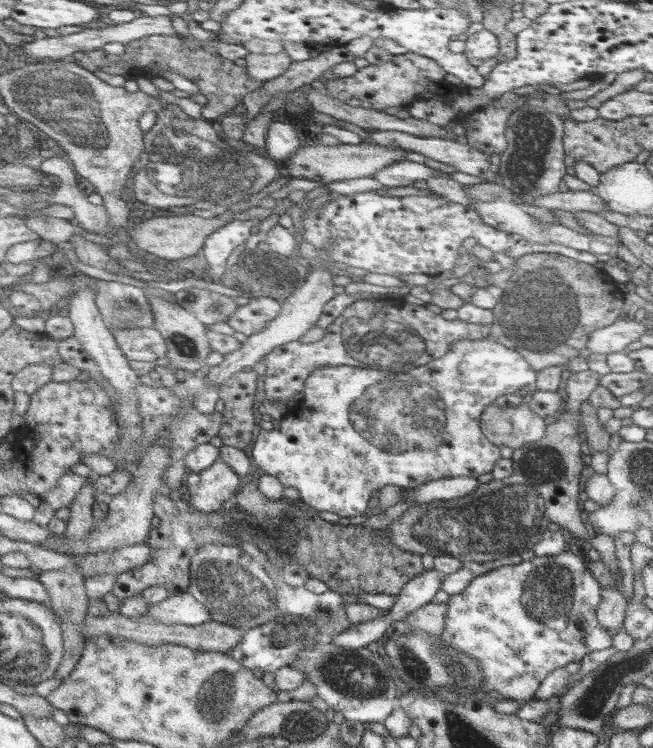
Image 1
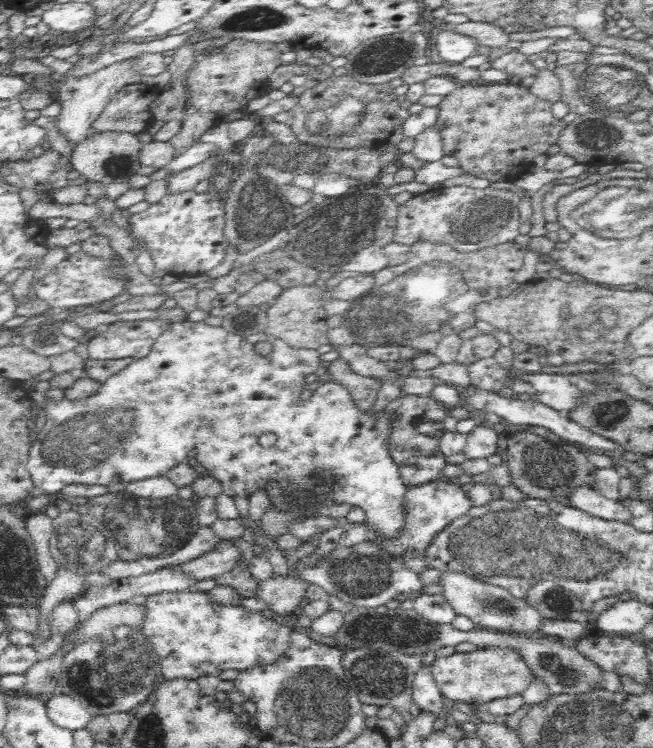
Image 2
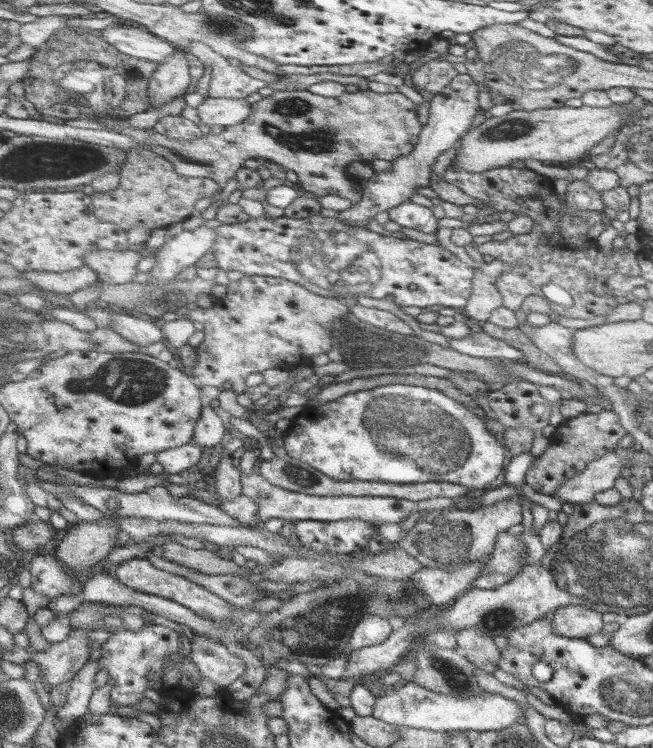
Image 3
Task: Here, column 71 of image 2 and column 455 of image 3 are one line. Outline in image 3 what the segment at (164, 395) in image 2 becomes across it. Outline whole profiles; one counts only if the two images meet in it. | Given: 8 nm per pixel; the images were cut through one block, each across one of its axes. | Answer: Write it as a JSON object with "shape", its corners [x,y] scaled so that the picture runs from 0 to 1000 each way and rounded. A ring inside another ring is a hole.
{"shape":[[[591,513],[570,521],[536,524],[518,535],[490,543],[472,541],[449,556],[433,590],[433,598],[444,611],[472,619],[516,644],[677,644],[714,650],[720,652],[721,662],[738,659],[772,632],[772,622],[778,616],[775,599],[747,576],[744,564],[723,552],[714,541],[672,521],[625,513]]]}

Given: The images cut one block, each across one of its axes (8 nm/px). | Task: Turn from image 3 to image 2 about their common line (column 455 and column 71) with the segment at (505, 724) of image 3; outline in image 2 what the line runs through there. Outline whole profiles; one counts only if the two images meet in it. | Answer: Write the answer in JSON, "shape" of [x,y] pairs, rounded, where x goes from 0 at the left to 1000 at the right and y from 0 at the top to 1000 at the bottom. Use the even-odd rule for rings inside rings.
{"shape":[[[96,926],[72,932],[70,941],[77,964],[90,973],[103,975],[107,979],[132,973],[141,960],[123,939]]]}

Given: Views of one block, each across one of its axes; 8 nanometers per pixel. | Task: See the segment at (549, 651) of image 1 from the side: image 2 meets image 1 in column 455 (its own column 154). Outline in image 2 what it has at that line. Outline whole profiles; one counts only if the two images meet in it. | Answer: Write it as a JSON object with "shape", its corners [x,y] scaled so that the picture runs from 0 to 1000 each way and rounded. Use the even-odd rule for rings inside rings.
{"shape":[[[286,787],[224,797],[221,829],[213,845],[227,852],[239,876],[247,881],[253,910],[273,906],[302,910],[309,904],[334,905],[349,894],[371,897],[389,890],[410,890],[423,885],[423,880],[429,880],[441,866],[443,850],[450,841],[430,836],[395,817],[334,807],[317,797],[319,793],[320,790],[294,791]]]}

